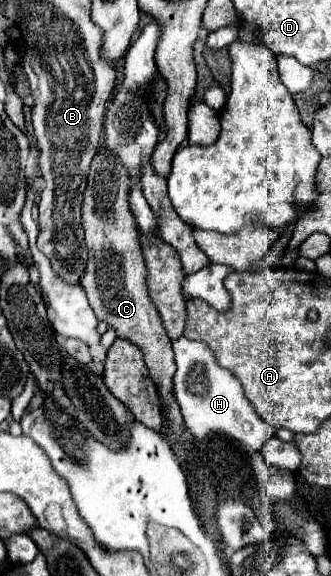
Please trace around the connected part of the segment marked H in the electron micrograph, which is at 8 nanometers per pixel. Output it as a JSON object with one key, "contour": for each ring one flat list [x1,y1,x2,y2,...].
{"contour":[[182,336,172,342,172,348,176,354,174,392,190,434,196,440,204,440,210,434,224,434,242,442,248,452,258,452,274,430,254,412,254,406,246,400,238,380,216,364,214,354,202,342,190,342]]}

